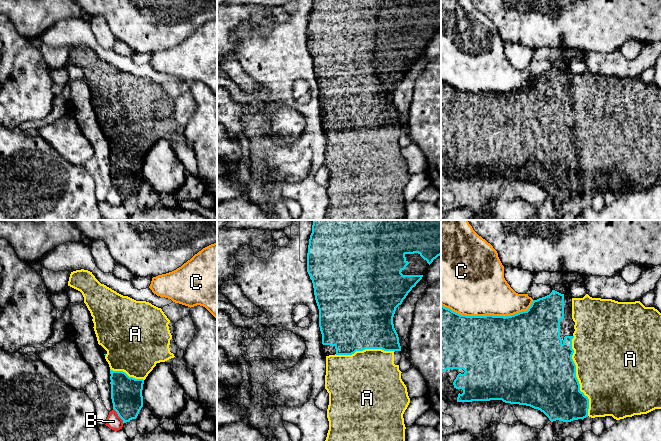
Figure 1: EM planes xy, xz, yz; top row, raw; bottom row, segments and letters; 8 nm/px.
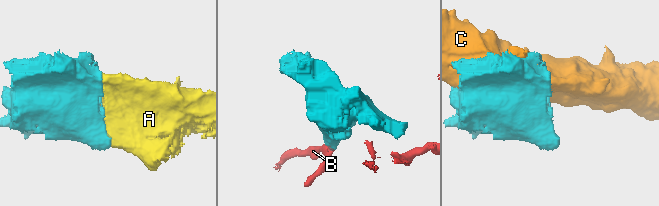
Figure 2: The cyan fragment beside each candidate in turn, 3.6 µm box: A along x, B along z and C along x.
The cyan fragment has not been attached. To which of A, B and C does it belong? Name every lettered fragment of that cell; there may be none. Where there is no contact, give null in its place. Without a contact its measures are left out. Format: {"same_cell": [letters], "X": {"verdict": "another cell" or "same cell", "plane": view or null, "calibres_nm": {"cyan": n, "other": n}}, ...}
{"same_cell": ["A"], "A": {"verdict": "same cell", "plane": "yz", "calibres_nm": {"cyan": 500, "other": 480}}, "B": {"verdict": "another cell", "plane": "xy", "calibres_nm": {"cyan": 260, "other": 120}}, "C": {"verdict": "another cell", "plane": "yz", "calibres_nm": {"cyan": 500, "other": 460}}}

